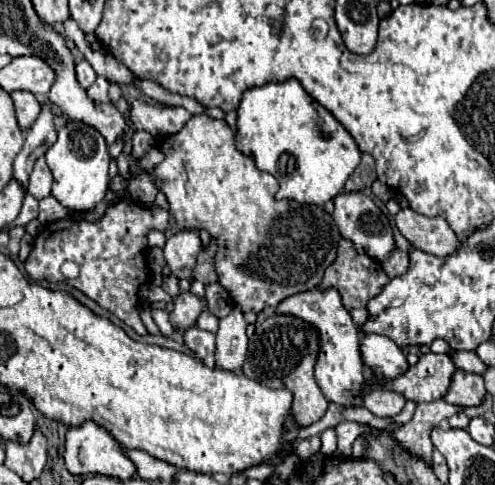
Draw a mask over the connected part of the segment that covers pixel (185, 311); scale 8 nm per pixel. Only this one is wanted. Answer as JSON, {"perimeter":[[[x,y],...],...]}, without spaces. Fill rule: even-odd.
{"perimeter":[[[184,291],[176,297],[176,303],[174,303],[174,311],[170,313],[170,319],[172,319],[172,325],[178,327],[178,329],[188,329],[196,323],[200,311],[204,309],[206,305],[206,299],[204,297],[196,297],[194,293],[190,291]]]}

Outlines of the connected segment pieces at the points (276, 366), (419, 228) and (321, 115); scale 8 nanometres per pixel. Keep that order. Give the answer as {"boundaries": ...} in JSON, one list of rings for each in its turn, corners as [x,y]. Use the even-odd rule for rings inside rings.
{"boundaries":[[[[270,313],[264,321],[256,323],[256,333],[250,337],[248,355],[242,365],[242,371],[248,379],[254,379],[266,387],[284,387],[292,391],[292,417],[300,427],[316,423],[328,407],[326,397],[322,395],[314,379],[314,363],[318,355],[318,335],[316,329],[302,319]]],[[[400,209],[395,216],[395,223],[412,246],[424,253],[448,257],[460,249],[456,233],[442,217],[426,217],[412,209]]],[[[294,77],[278,83],[264,83],[260,87],[252,87],[244,91],[242,103],[238,107],[238,125],[236,125],[236,145],[242,153],[252,153],[256,167],[274,175],[280,183],[276,199],[294,199],[306,205],[324,205],[334,199],[350,173],[360,163],[360,151],[354,143],[352,135],[336,121],[336,117],[324,109],[316,99],[312,99],[302,83]]]]}

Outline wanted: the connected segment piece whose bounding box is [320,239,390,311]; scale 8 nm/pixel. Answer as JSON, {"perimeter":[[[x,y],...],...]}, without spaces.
{"perimeter":[[[346,239],[338,241],[338,253],[334,263],[326,269],[324,279],[322,279],[322,289],[324,287],[336,287],[344,299],[344,307],[350,311],[354,307],[366,307],[368,299],[376,297],[382,287],[390,281],[390,277],[386,273],[382,273],[382,265],[376,265],[374,259],[370,259],[368,255],[358,253]]]}

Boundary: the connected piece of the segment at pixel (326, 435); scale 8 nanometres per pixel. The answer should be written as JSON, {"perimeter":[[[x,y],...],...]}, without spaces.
{"perimeter":[[[327,429],[323,431],[320,435],[321,439],[321,449],[320,452],[324,456],[332,456],[337,449],[337,436],[334,429]]]}

